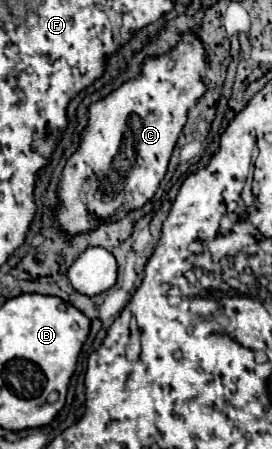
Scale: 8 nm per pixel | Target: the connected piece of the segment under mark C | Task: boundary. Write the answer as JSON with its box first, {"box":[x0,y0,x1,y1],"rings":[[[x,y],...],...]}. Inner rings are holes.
{"box":[56,32,206,234],"rings":[[[184,32],[180,34],[178,48],[160,58],[146,58],[140,78],[122,84],[110,96],[88,108],[90,112],[88,128],[82,136],[78,152],[68,160],[62,172],[62,184],[58,188],[60,206],[56,210],[56,218],[66,234],[78,234],[90,230],[100,220],[108,218],[118,220],[126,212],[144,206],[156,194],[158,184],[166,174],[168,160],[178,140],[178,134],[186,124],[186,112],[206,90],[202,84],[202,70],[204,70],[204,46],[192,32]],[[170,56],[176,58],[174,68],[168,68]]]}

